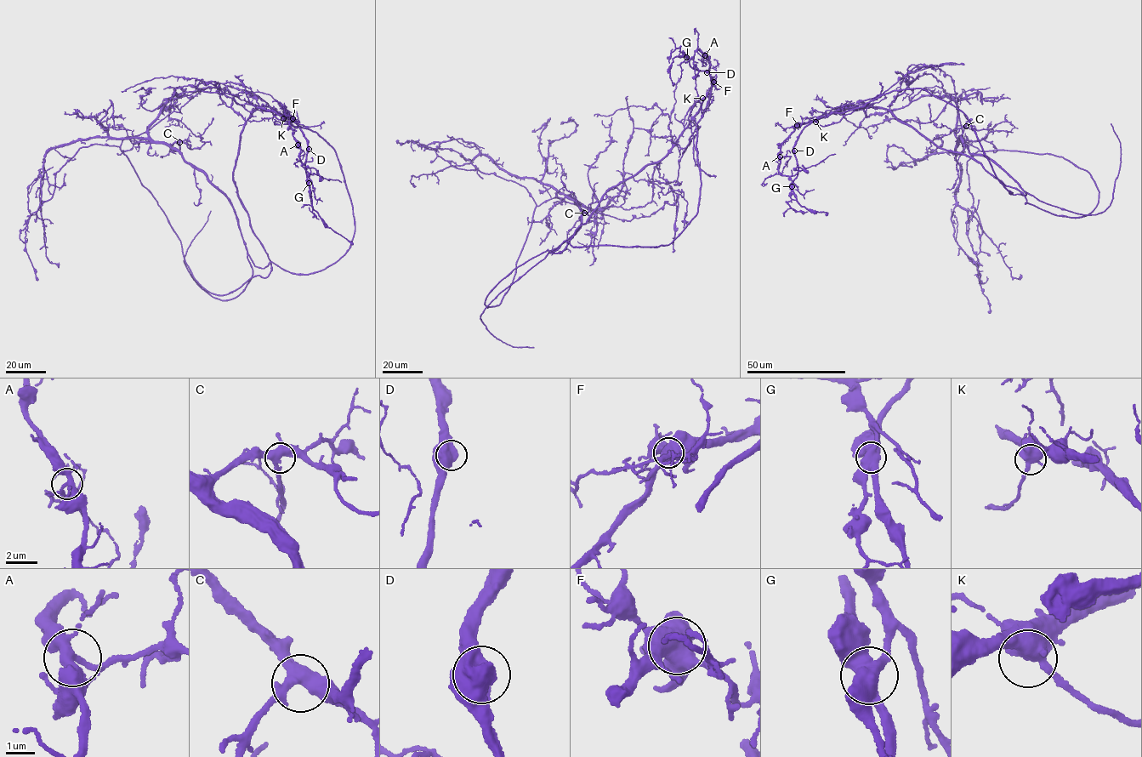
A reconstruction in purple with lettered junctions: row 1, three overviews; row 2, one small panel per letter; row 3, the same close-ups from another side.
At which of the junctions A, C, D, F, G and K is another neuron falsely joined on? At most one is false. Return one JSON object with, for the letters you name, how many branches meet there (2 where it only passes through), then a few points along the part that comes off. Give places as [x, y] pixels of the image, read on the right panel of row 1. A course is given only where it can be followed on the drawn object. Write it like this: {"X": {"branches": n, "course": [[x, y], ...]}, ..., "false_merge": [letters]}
{"G": {"branches": 4, "course": [[792, 185], [778, 154], [798, 125], [889, 110], [933, 65], [911, 70], [944, 71], [979, 150], [990, 312]]}, "false_merge": ["G"]}

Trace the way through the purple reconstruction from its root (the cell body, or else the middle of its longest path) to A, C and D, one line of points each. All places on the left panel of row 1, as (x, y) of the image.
A: (163, 105), (172, 96), (216, 87), (225, 105), (246, 121), (257, 107), (292, 117), (289, 125), (298, 145)
C: (163, 105), (159, 116), (148, 128), (150, 138), (171, 145), (179, 142)
D: (163, 105), (172, 96), (216, 87), (225, 105), (246, 121), (257, 107), (287, 116), (301, 130), (309, 149)

